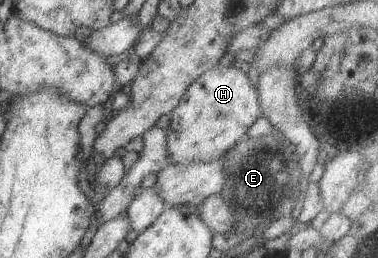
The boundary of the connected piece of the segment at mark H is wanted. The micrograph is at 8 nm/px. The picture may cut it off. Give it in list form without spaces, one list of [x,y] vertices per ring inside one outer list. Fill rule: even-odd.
[[[233,63],[229,64],[229,67],[219,64],[195,79],[189,89],[185,91],[181,102],[169,115],[170,125],[166,129],[166,153],[170,164],[211,163],[211,161],[217,161],[221,155],[226,155],[246,136],[249,128],[262,116],[257,86],[250,81],[245,66],[237,66]]]

